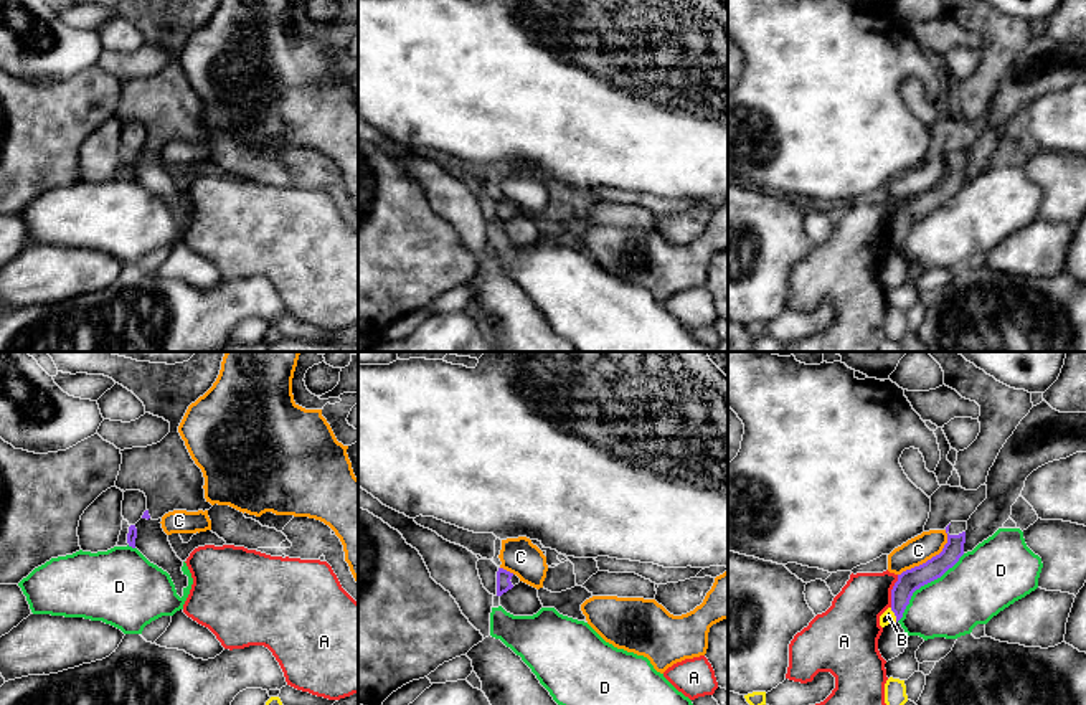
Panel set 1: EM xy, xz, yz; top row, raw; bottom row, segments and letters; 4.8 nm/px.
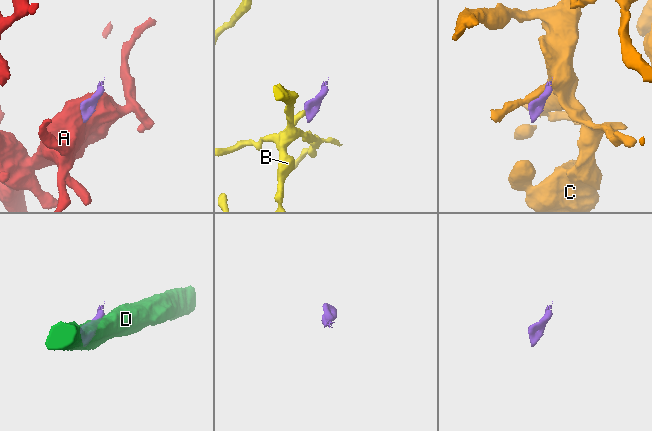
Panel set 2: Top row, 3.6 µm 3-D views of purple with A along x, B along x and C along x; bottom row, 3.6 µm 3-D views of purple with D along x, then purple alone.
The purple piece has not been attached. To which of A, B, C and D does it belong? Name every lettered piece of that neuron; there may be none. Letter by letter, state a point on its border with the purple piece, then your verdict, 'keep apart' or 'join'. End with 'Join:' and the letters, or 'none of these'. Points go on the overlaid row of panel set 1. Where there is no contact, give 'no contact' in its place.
A: yz (892, 591) | keep apart
B: yz (895, 615) | keep apart
C: yz (931, 558) | keep apart
D: yz (925, 583) | keep apart
Join: none of these

